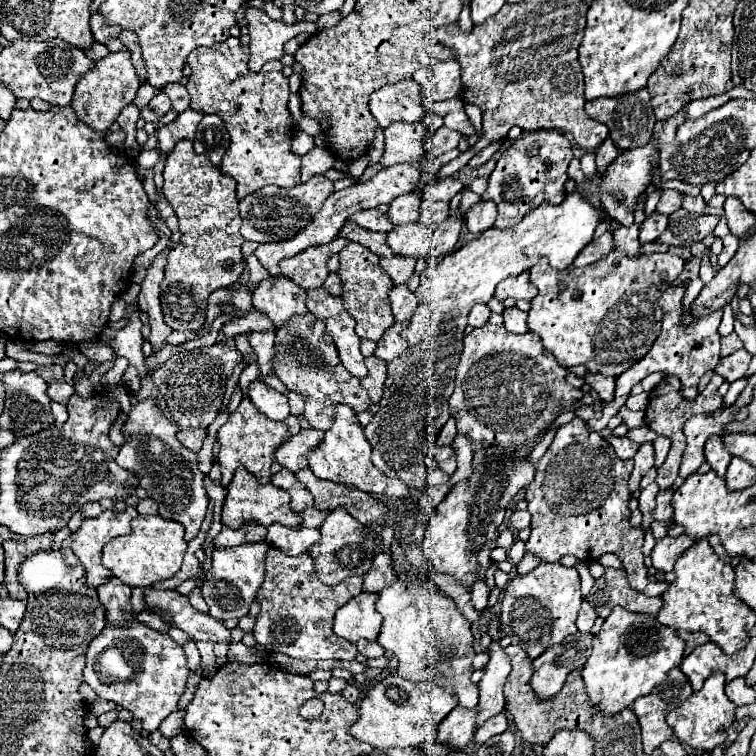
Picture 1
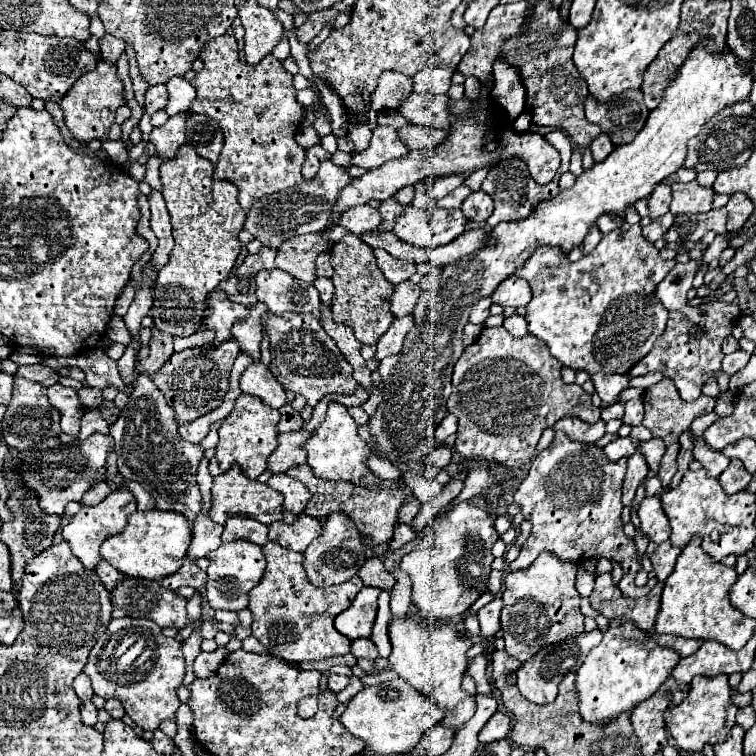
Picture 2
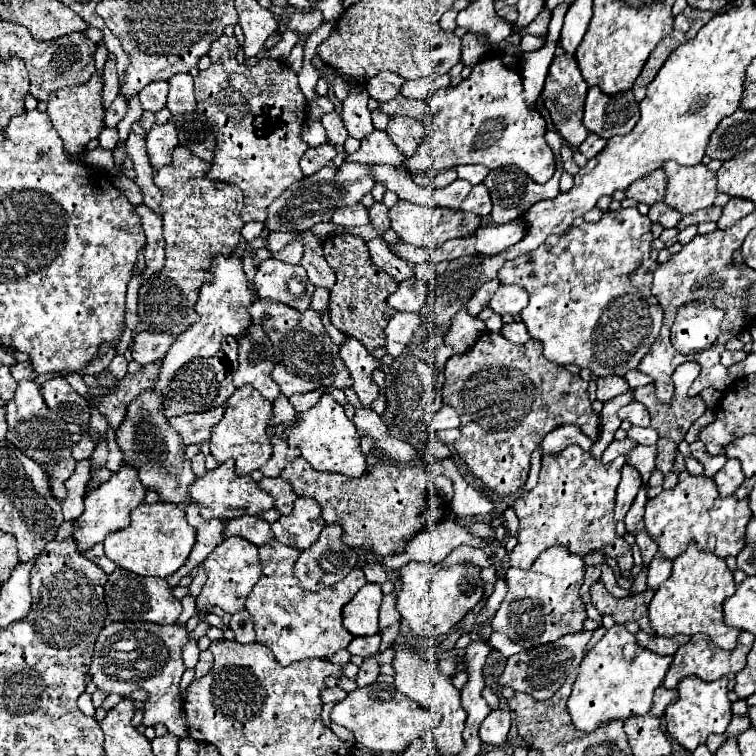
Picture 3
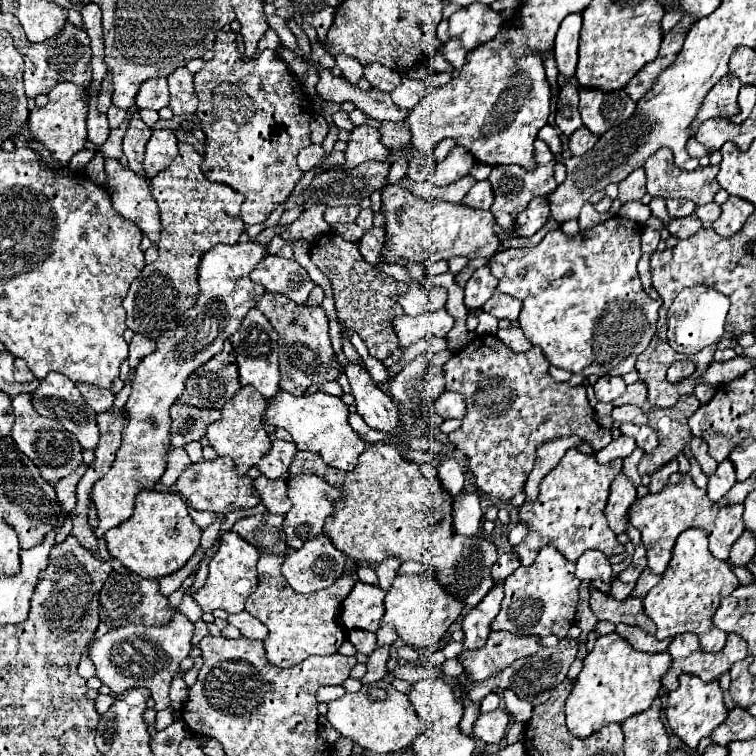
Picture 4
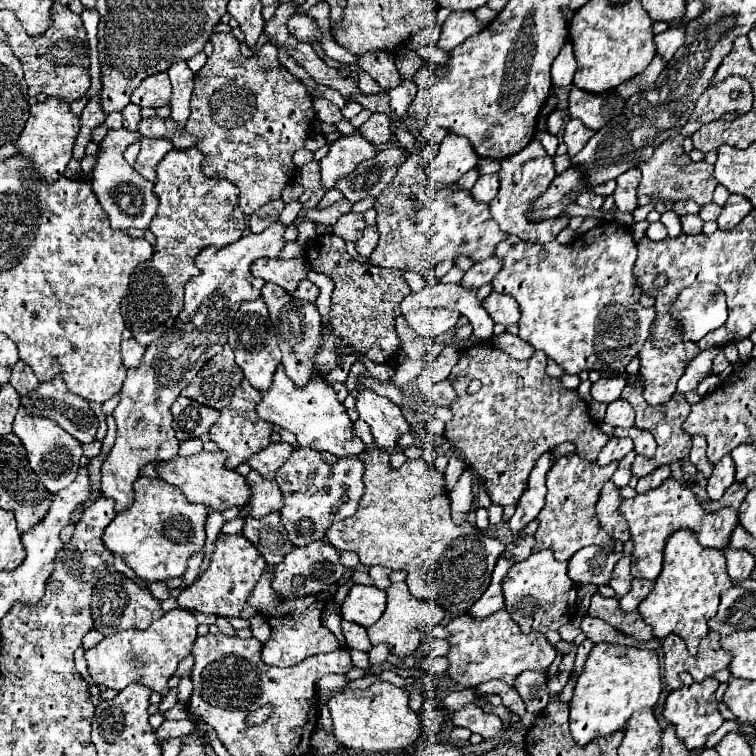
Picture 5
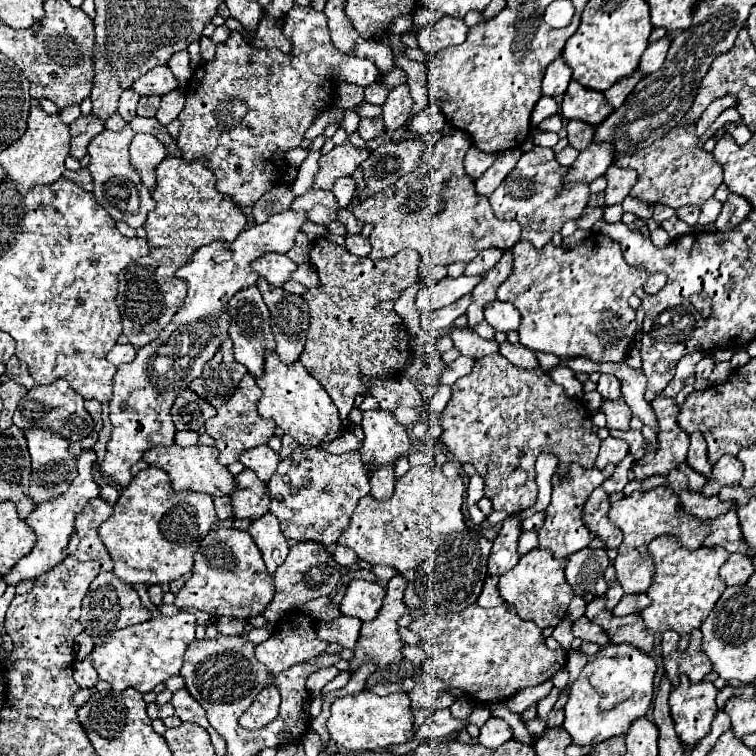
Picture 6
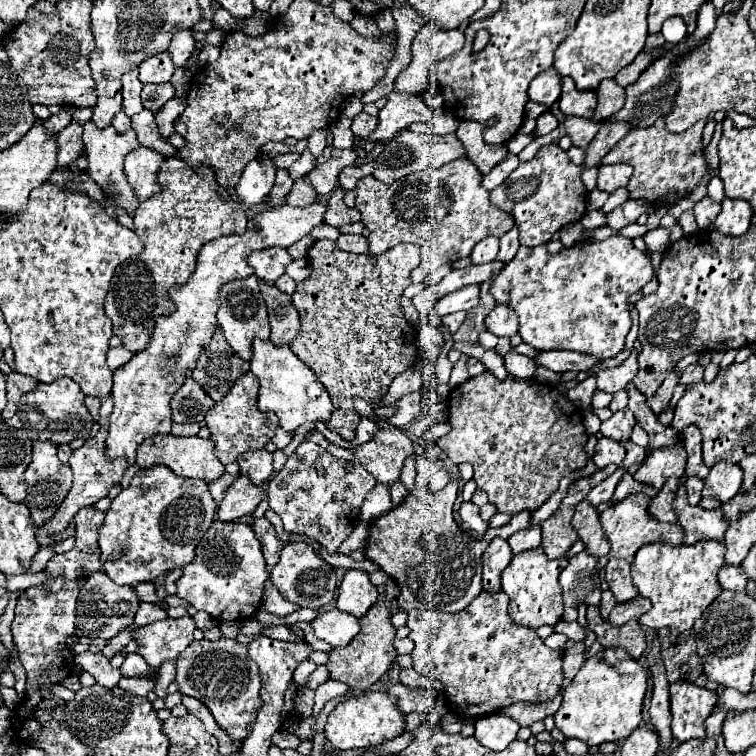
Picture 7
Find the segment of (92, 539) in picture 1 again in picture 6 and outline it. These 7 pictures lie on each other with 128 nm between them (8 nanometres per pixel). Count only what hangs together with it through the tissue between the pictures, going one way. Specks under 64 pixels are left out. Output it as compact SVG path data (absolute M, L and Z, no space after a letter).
M284 210L270 216L264 224L240 232L234 242L212 242L198 248L190 262L176 272L176 276L188 284L184 306L176 312L166 330L148 346L140 348L134 362L118 366L114 376L116 382L110 401L110 421L114 428L106 456L100 464L102 474L106 474L114 484L126 488L132 480L130 468L142 458L144 452L154 446L174 444L176 430L170 420L170 408L176 396L188 388L196 376L200 376L202 366L228 338L228 300L236 292L256 284L258 276L256 272L252 274L252 260L266 252L286 254L294 246L294 236L300 232L304 222L306 216L302 212Z

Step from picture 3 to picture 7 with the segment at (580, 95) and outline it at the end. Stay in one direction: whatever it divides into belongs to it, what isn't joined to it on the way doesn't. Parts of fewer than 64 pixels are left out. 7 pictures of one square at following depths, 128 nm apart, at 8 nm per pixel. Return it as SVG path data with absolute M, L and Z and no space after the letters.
M544 112L544 114L542 114L542 116L538 116L538 120L536 120L534 138L538 138L538 136L544 136L544 134L552 132L554 128L558 128L558 120L556 120L556 116L554 116L552 112Z

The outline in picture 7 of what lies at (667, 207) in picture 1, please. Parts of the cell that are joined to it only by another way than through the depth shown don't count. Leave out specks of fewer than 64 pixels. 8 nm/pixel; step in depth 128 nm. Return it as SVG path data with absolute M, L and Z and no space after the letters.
M614 164L614 166L600 166L598 176L598 190L614 192L616 188L622 188L628 184L632 176L632 166L628 164Z

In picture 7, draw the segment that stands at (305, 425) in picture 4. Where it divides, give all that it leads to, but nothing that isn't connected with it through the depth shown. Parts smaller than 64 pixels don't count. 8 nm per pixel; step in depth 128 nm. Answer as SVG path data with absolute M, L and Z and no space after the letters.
M256 338L250 372L260 382L260 394L258 394L260 412L276 414L280 420L280 426L286 432L294 432L304 422L316 422L316 420L328 422L330 420L332 402L330 402L326 388L316 380L316 374L294 356L290 346L276 348L272 342L264 342Z

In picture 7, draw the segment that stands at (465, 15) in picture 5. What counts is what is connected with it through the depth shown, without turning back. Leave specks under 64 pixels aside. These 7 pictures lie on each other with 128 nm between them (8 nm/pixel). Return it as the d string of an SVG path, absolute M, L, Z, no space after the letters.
M426 22L418 30L412 42L412 62L398 76L396 92L420 94L428 90L432 86L434 64L458 52L462 46L464 46L464 34L458 28L444 30L444 28L436 28L436 24Z

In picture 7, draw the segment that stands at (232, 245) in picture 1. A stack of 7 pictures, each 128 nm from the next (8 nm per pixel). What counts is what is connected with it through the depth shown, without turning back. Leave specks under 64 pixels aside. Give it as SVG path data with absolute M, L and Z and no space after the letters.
M166 158L158 170L158 184L160 192L142 202L134 216L144 252L134 262L122 262L116 268L106 296L106 314L114 324L114 334L130 352L144 350L152 338L156 320L174 312L168 290L190 278L204 242L246 230L242 204L216 184L212 168L188 168L180 158Z

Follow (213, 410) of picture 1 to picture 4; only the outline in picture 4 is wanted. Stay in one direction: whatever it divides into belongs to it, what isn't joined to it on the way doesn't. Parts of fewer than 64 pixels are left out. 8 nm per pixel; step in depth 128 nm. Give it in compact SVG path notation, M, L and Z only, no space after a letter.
M224 344L224 350L216 354L208 364L200 366L186 380L180 404L196 408L216 408L220 410L240 388L236 356L232 344Z

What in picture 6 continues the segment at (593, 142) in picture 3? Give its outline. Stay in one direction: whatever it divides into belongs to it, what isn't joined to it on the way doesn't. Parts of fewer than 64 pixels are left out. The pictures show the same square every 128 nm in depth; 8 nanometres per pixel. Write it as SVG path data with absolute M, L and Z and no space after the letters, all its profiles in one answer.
M570 120L568 126L568 142L572 148L576 148L578 152L588 148L592 144L592 138L594 138L594 126L586 124L586 122L580 122L580 120Z

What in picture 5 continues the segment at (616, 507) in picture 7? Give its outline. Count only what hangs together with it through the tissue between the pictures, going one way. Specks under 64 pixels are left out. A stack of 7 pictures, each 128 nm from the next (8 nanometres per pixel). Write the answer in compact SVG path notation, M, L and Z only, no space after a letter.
M668 478L662 486L638 494L632 500L624 500L620 506L622 516L630 524L630 534L634 538L634 562L632 562L632 576L634 578L646 578L656 580L662 570L662 558L664 558L664 544L666 538L672 536L672 532L690 528L698 534L698 542L706 548L724 550L728 546L728 536L732 536L732 528L736 528L738 522L738 510L722 508L718 512L706 512L702 504L698 502L696 494L690 490L690 486L684 480Z

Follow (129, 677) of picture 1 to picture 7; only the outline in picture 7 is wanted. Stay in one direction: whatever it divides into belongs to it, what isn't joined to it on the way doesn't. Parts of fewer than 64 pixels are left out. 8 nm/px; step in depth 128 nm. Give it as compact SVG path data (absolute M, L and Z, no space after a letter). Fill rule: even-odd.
M188 614L178 620L166 618L148 626L134 628L134 640L138 642L136 654L148 662L152 670L150 678L156 676L158 668L166 660L176 660L178 654L194 640L194 628L196 624ZM92 652L78 654L76 656L76 664L80 668L84 668L86 672L90 672L96 678L96 682L102 684L102 686L106 686L106 688L118 686L120 678L122 678L120 668L114 668L110 664L110 658L106 658L102 652L98 652L98 654L92 654Z

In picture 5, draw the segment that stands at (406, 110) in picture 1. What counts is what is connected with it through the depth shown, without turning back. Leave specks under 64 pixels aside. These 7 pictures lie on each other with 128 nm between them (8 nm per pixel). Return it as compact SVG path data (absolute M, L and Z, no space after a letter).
M388 52L364 54L364 56L358 58L358 66L364 72L368 72L374 78L374 82L380 88L384 88L386 92L396 88L402 82L402 78L400 78L400 74L398 74L398 70L394 66L394 60L392 60L392 56Z

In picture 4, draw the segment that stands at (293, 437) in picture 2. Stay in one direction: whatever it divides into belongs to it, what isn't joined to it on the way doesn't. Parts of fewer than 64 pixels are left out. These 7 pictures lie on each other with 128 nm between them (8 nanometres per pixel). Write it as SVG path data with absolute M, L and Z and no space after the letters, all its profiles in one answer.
M274 440L272 442L272 450L258 462L258 470L266 476L266 478L282 478L288 472L288 466L296 454L296 444L294 442L282 442L282 440Z

